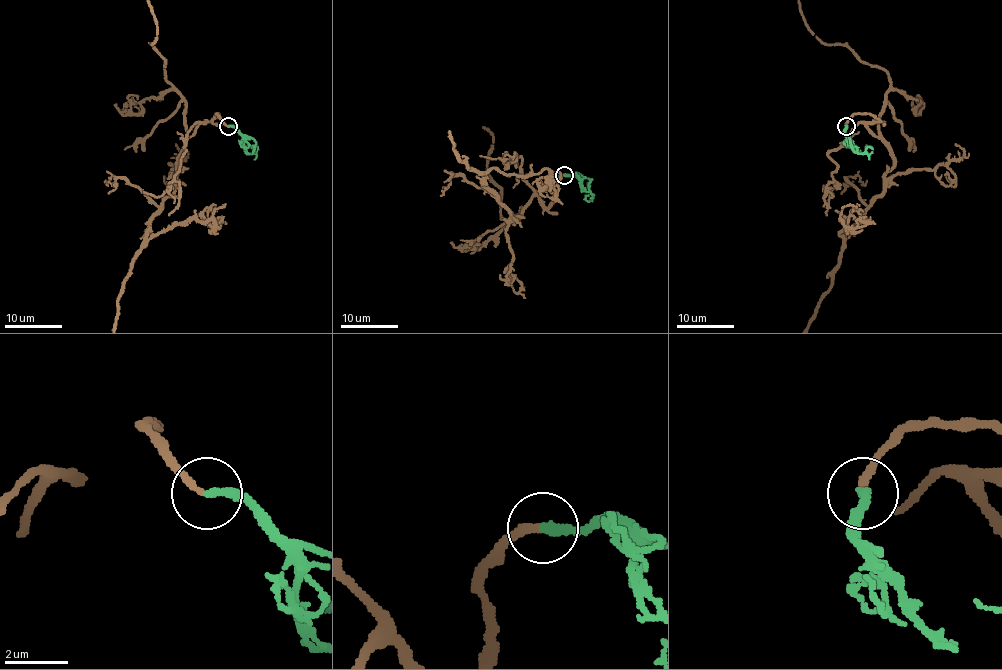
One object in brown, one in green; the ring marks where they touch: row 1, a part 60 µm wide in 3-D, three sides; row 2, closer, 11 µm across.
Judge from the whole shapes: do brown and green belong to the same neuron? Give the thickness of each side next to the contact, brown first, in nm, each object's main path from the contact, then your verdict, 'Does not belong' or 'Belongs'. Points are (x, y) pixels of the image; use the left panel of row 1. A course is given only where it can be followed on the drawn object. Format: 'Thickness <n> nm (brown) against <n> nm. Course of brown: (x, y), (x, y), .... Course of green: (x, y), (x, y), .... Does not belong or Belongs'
Thickness 200 nm (brown) against 280 nm. Course of brown: (227, 125), (217, 114), (189, 137), (184, 97), (167, 80), (164, 58), (152, 45), (157, 26). Course of green: (227, 125), (233, 125), (249, 152), (253, 154), (257, 150), (250, 147), (253, 147). Belongs

